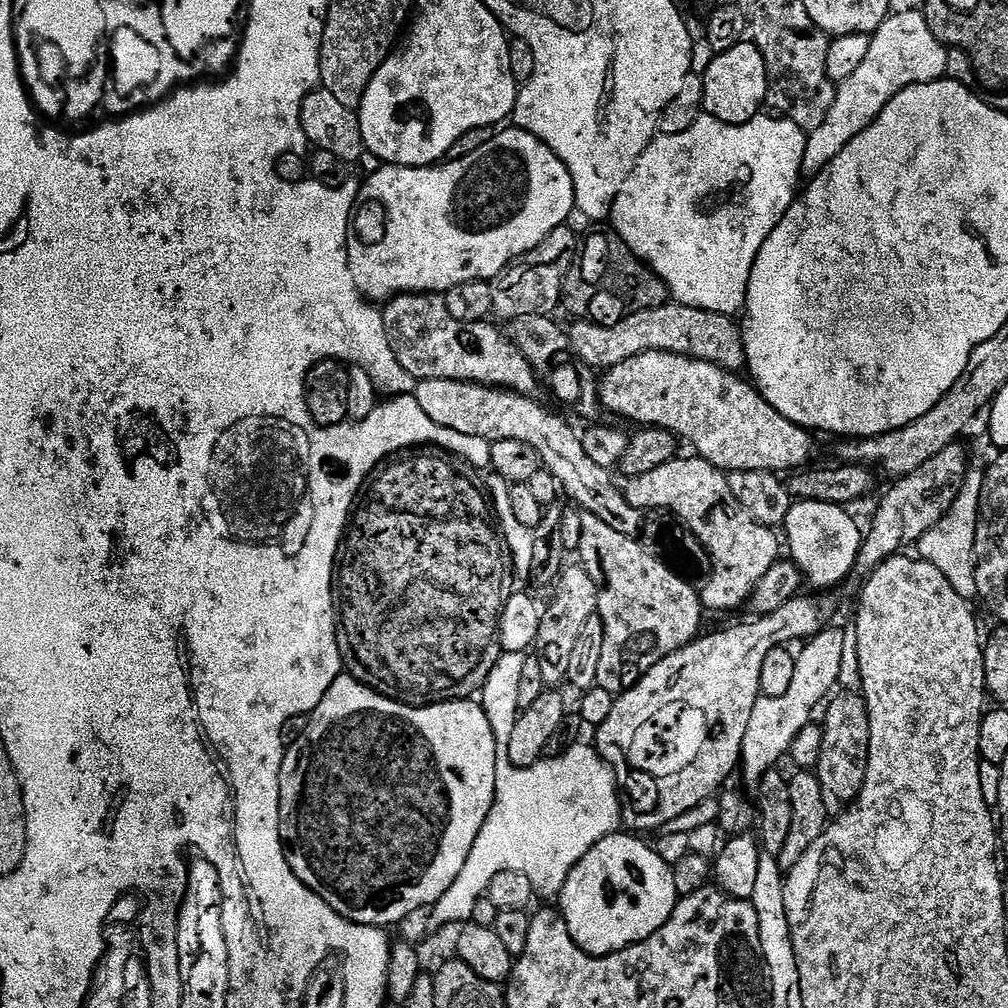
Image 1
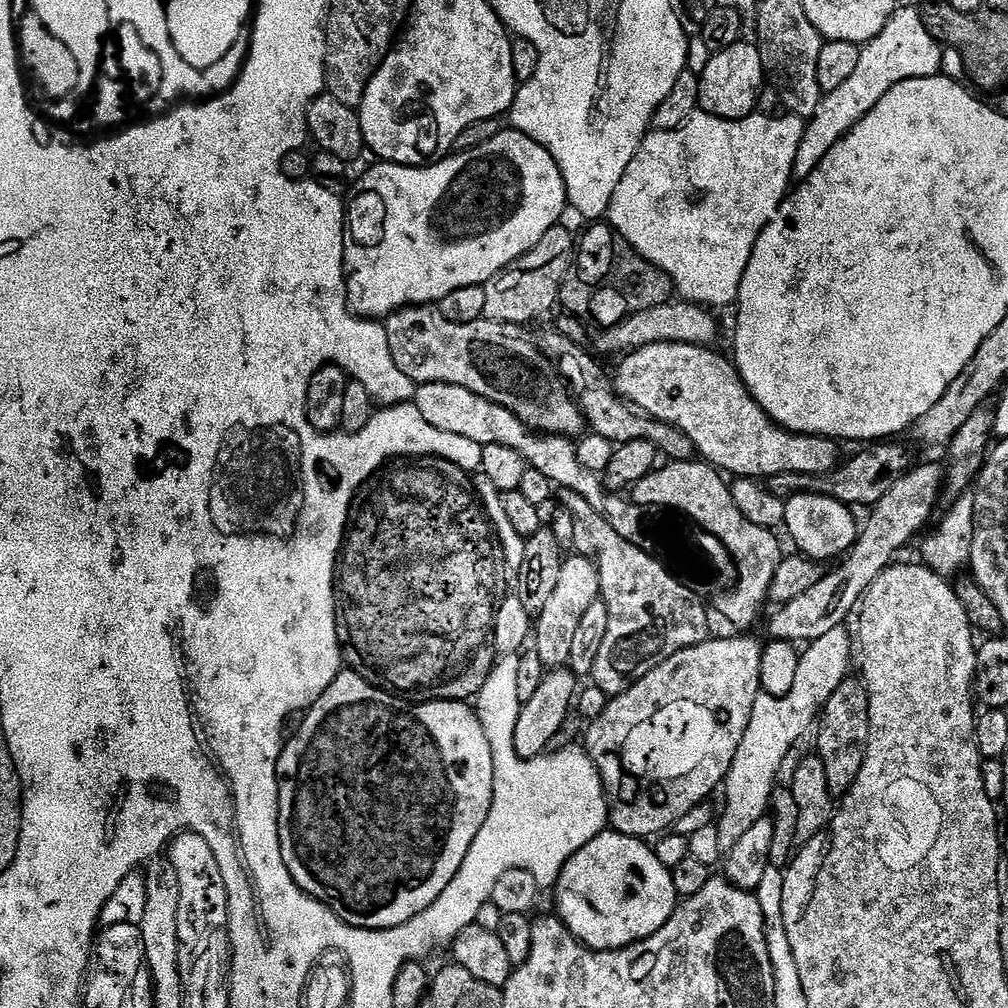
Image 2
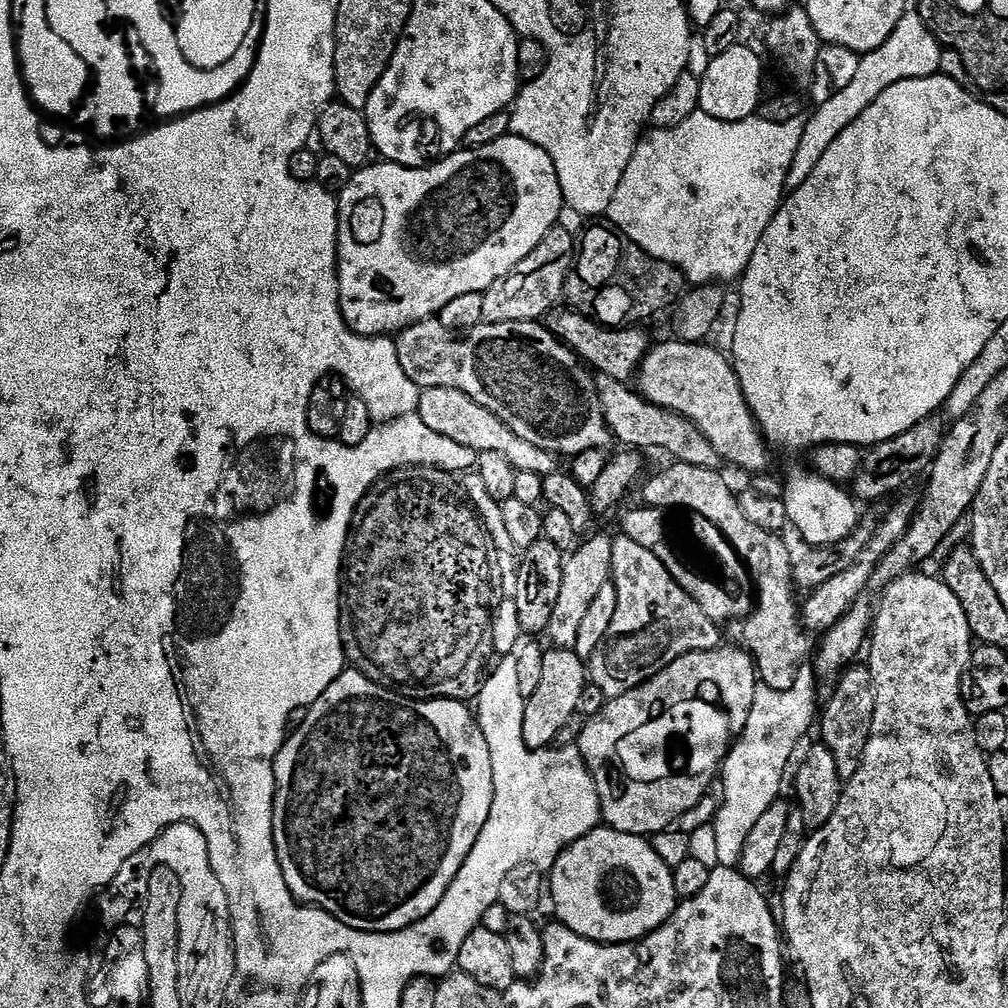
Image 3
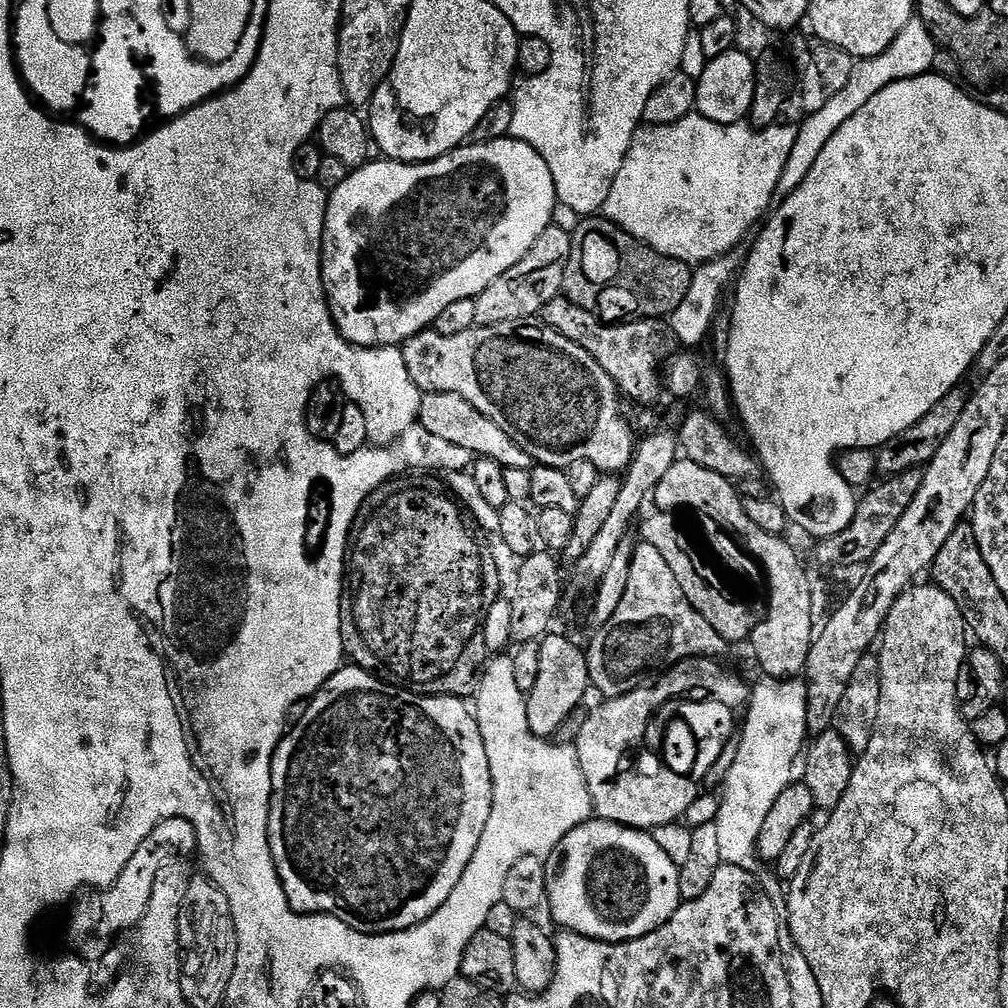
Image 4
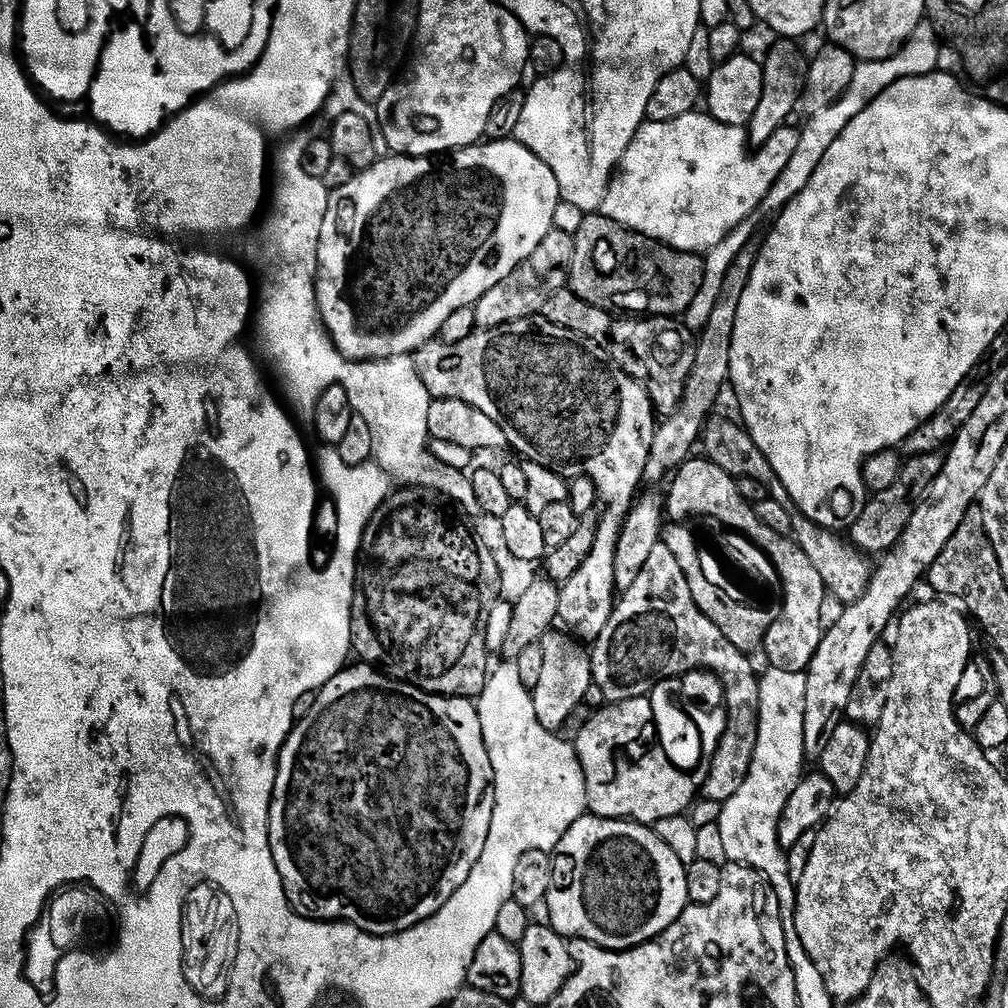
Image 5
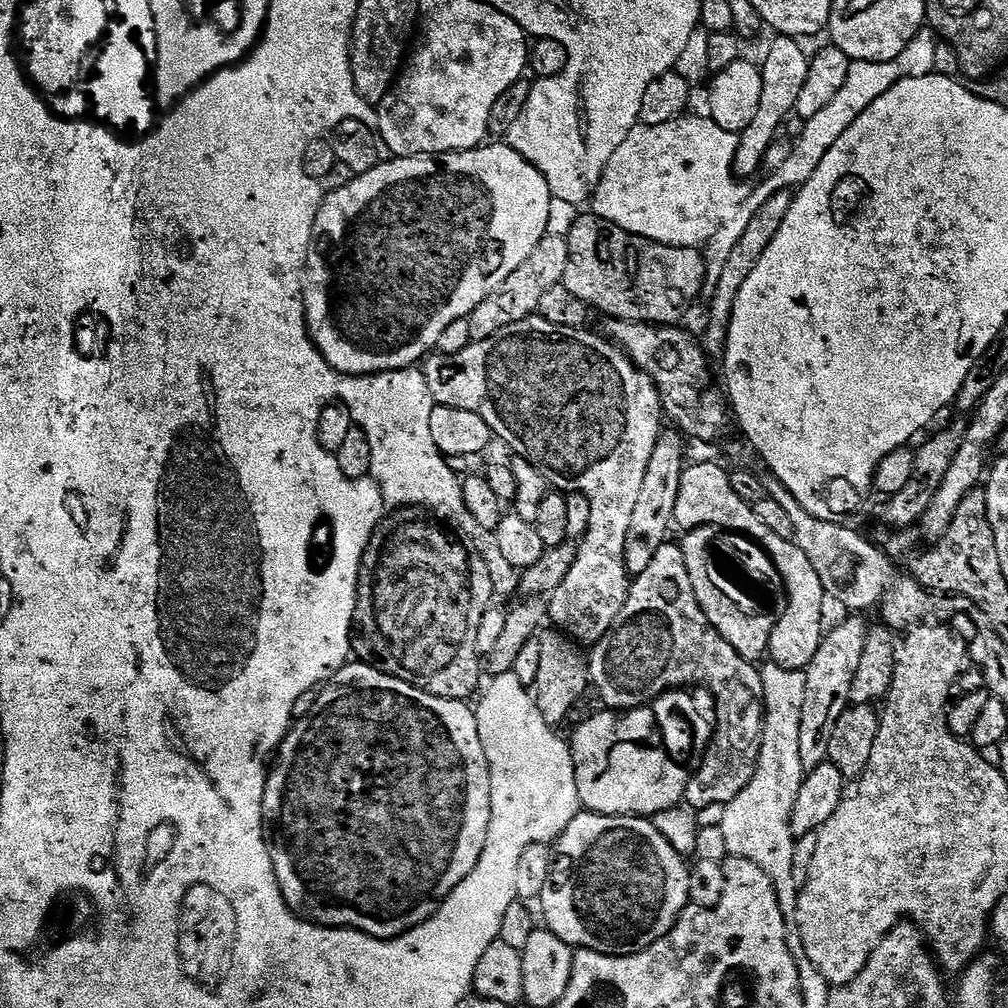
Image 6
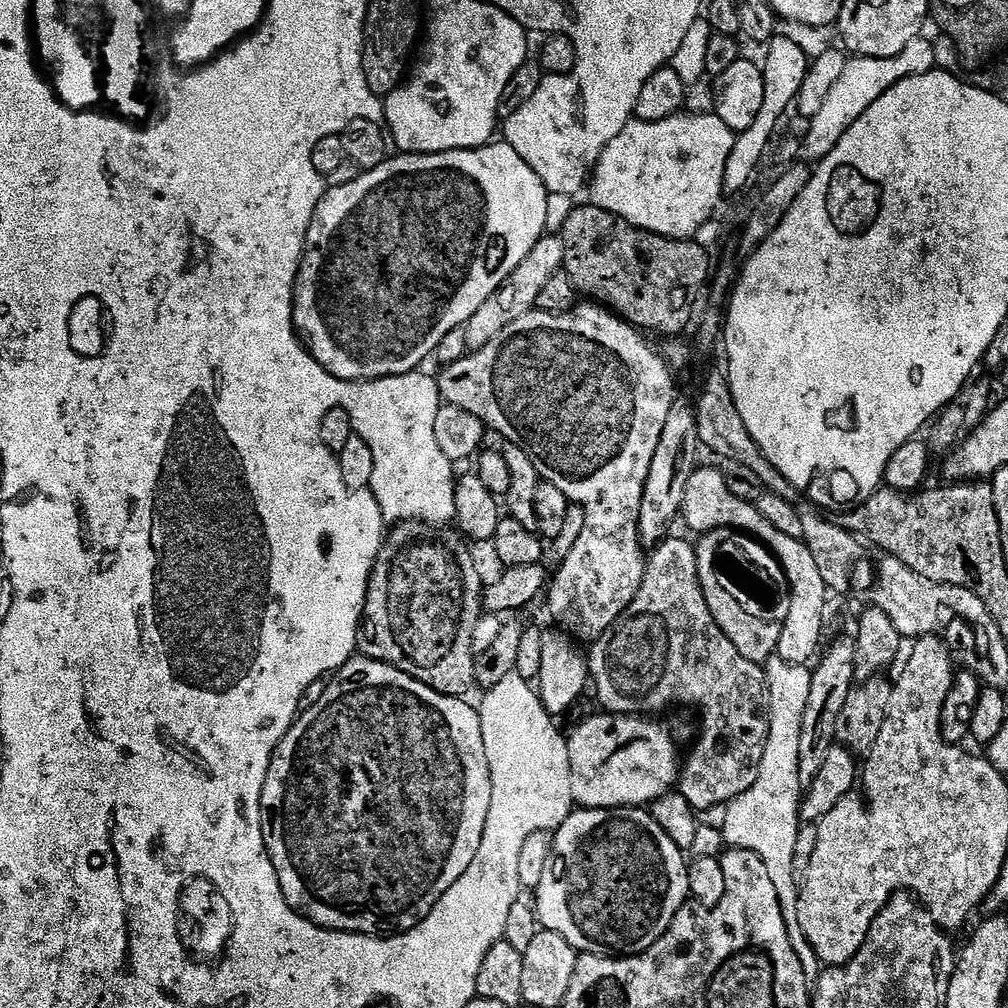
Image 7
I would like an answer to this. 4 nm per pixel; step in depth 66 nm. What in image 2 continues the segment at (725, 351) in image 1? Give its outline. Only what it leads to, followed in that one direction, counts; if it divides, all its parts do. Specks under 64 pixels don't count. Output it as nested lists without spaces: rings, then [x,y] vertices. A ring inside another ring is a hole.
[[[669,302],[662,306],[654,306],[650,310],[636,312],[628,316],[621,324],[613,328],[603,329],[596,344],[604,352],[620,352],[627,354],[634,348],[650,346],[658,342],[676,342],[678,344],[715,345],[716,335],[720,328],[716,325],[713,313],[707,307],[687,302]]]

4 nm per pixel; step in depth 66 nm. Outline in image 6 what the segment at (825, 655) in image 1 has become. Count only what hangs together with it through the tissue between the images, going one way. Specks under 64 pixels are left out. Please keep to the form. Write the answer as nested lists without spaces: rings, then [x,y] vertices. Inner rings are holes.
[[[771,662],[760,668],[764,687],[764,730],[760,753],[750,782],[723,809],[720,836],[728,856],[754,862],[770,878],[786,918],[796,915],[798,886],[792,877],[796,840],[792,835],[792,810],[806,775],[798,754],[798,734],[802,722],[802,702],[806,694],[804,672],[786,670]]]

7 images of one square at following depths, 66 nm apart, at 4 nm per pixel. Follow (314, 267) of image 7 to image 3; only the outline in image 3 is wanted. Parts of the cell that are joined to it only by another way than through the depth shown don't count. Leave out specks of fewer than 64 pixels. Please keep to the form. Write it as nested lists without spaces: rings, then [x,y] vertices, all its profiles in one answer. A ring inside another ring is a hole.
[[[506,135],[498,138],[498,142],[490,142],[490,146],[478,146],[477,148],[465,147],[463,150],[451,152],[423,168],[407,168],[401,164],[391,162],[369,163],[367,166],[353,171],[350,181],[338,193],[340,205],[340,225],[338,226],[338,246],[336,247],[336,273],[338,274],[338,286],[340,287],[340,309],[342,318],[350,326],[352,332],[359,336],[392,336],[399,334],[411,324],[417,324],[419,320],[433,319],[453,298],[459,298],[461,294],[474,294],[475,292],[487,292],[498,278],[510,274],[526,254],[530,254],[546,238],[546,234],[552,228],[557,227],[560,211],[565,211],[566,205],[562,186],[558,182],[558,170],[554,170],[554,162],[546,150],[534,146],[521,136]]]

